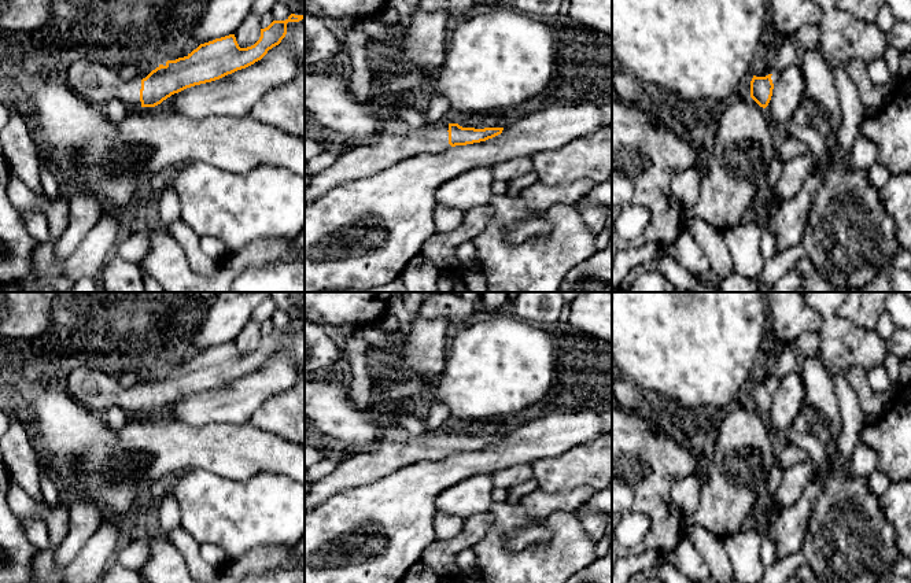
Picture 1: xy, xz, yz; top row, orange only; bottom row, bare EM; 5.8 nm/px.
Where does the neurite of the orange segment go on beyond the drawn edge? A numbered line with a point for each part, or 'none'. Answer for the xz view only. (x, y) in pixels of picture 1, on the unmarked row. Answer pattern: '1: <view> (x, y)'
1: xz (397, 447)

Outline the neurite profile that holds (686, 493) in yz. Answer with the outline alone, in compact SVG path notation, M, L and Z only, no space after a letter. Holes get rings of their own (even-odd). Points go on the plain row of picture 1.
M697 475L674 480L671 495L674 503L682 510L685 517L693 514L701 501L701 483Z

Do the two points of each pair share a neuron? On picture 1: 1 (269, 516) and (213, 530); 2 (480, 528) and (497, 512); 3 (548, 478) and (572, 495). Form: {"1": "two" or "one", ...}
{"1": "one", "2": "two", "3": "two"}

